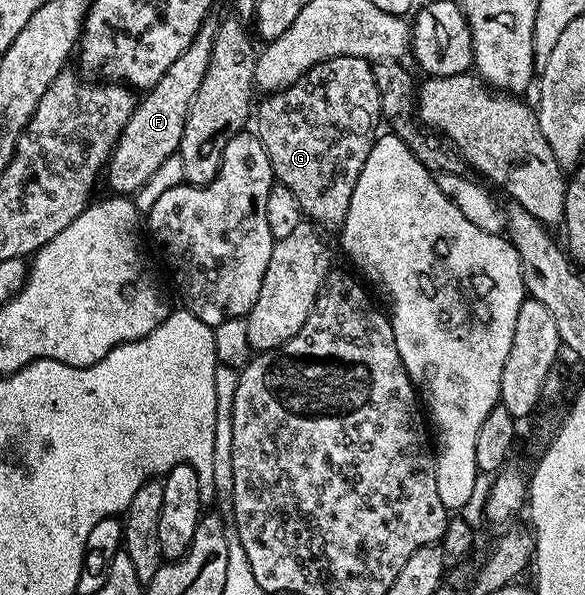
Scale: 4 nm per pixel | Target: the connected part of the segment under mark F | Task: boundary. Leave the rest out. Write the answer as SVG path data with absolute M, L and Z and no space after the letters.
M208 17L201 25L201 29L193 37L189 49L165 69L161 81L146 92L147 95L138 100L113 149L110 160L105 168L105 183L112 187L114 194L119 197L134 196L161 169L161 165L178 152L181 145L182 133L194 98L205 78L205 71L209 66L210 54L213 51L215 30L219 27L220 20Z

